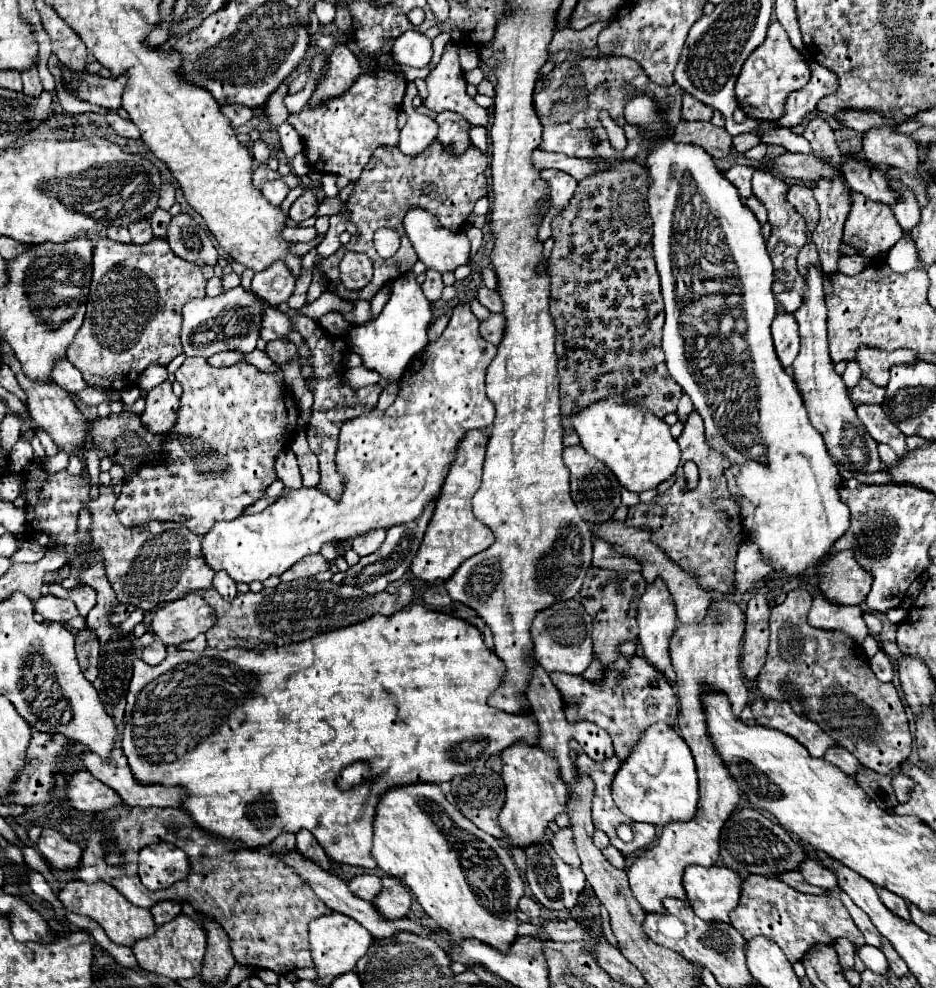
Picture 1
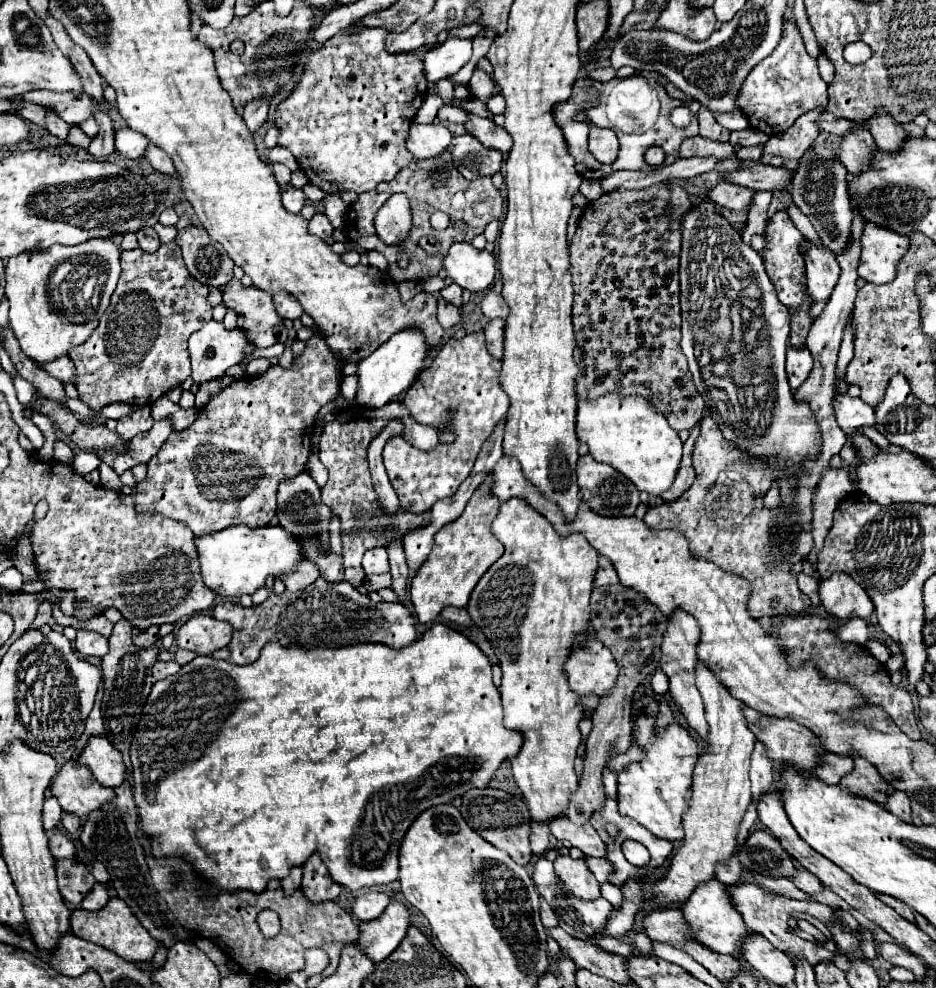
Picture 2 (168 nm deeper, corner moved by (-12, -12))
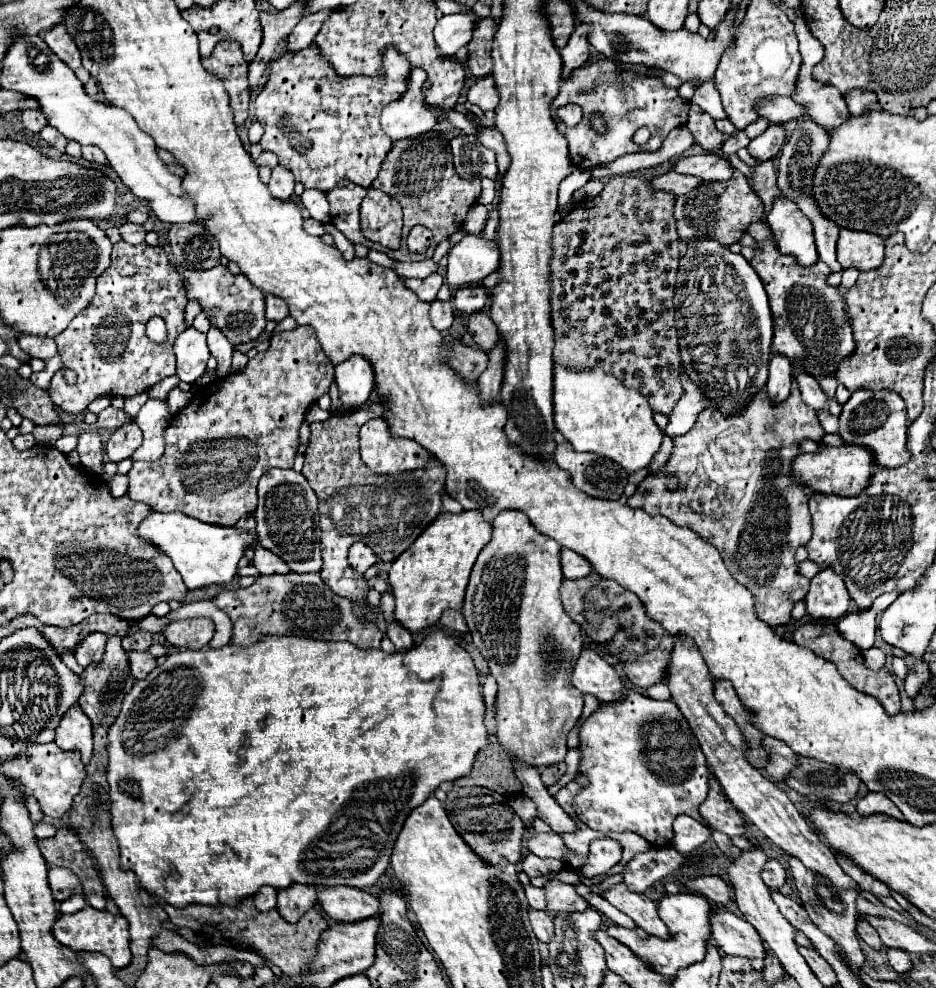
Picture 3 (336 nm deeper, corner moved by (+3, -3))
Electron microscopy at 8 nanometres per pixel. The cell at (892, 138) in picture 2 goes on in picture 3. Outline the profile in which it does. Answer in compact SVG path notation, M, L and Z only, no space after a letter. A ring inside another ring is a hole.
M850 89L848 93L844 93L844 101L848 105L848 111L850 115L858 117L864 113L864 109L870 105L870 103L876 103L876 93L872 93L870 89Z

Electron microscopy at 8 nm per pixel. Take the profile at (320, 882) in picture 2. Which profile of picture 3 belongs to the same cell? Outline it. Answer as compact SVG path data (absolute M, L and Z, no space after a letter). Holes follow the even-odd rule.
M292 885L278 893L276 911L284 921L296 923L308 909L316 905L316 887L310 885Z

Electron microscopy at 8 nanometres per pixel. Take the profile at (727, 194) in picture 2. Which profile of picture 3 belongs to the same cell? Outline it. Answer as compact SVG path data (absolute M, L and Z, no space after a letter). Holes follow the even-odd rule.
M670 171L670 173L664 173L664 175L660 175L660 177L654 177L654 179L652 179L652 187L658 189L658 191L672 193L674 197L680 197L680 195L690 193L694 187L698 187L700 181L702 181L702 179L698 179L698 177L678 175L678 173Z

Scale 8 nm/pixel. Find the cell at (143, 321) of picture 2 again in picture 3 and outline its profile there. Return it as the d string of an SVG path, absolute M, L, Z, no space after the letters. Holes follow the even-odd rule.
M126 241L116 243L112 265L96 281L94 299L54 339L64 369L76 373L76 385L66 383L64 371L54 373L48 387L54 405L78 415L86 411L96 397L132 397L174 375L176 359L172 341L186 329L184 307L186 289L162 247L150 247L146 243L130 245ZM154 315L166 321L168 337L164 343L154 343L146 335L146 323Z

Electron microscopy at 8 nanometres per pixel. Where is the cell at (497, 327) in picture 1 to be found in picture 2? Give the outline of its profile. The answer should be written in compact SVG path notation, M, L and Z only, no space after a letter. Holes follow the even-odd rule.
M489 320L485 326L487 350L495 358L503 358L503 342L505 342L505 320Z

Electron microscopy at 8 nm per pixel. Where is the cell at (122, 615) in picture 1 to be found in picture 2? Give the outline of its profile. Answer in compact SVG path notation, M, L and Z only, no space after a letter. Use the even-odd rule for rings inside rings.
M151 626L151 628L145 628L145 630L135 630L135 632L133 632L133 644L139 646L139 648L153 646L153 644L159 640L157 630L159 630L157 626Z

